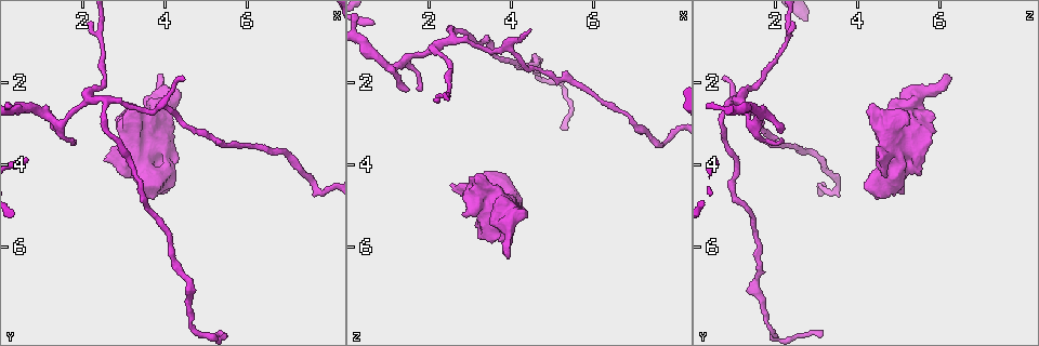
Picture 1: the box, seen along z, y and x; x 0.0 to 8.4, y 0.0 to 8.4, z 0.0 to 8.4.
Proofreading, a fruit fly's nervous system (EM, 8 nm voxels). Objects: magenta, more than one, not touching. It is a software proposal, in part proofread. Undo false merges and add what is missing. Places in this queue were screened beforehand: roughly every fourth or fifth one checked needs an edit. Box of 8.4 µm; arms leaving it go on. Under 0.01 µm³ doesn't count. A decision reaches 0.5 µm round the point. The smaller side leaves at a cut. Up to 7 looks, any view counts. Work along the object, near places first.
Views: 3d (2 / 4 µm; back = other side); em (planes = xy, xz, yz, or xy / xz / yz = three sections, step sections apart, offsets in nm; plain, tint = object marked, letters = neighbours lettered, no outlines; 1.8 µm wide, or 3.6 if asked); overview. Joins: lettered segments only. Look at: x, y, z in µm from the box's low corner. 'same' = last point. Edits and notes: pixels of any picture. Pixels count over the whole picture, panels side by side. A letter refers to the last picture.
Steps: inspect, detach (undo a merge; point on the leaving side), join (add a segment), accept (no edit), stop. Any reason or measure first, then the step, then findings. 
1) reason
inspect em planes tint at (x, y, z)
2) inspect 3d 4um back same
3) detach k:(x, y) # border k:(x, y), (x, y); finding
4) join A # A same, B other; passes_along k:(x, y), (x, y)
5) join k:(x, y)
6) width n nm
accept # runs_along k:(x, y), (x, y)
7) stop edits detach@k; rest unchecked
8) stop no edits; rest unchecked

stops while still wide
inspect em 3.6um planes letters at (3.75, 2.80, 5.90)

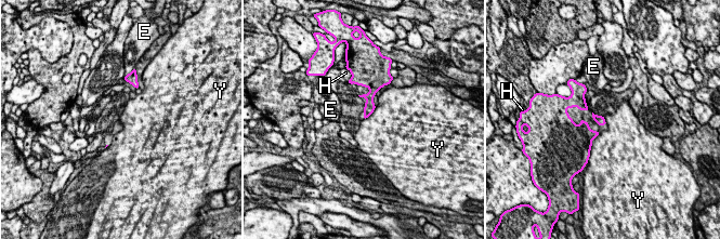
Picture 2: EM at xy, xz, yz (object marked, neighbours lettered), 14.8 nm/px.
accept # E other, H other, Y other; border 2:(600, 133), (592, 140), (589, 154); no lettered segment goes on from it

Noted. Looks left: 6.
four arms meet
inspect 3d 4um at (2.45, 2.40, 1.00)

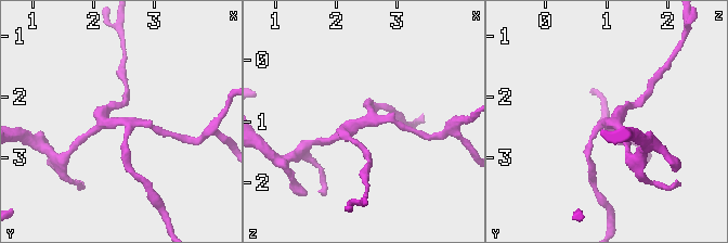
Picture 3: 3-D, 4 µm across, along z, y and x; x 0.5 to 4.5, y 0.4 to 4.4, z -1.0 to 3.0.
arms 4; need the tissue
inspect em 3.6um planes tint at (2.45, 2.45, 0.95)

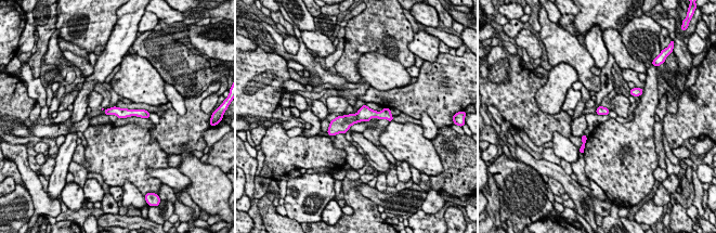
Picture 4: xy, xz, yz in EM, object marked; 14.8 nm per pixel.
see the neighbours
inspect em 3.6um planes letters same

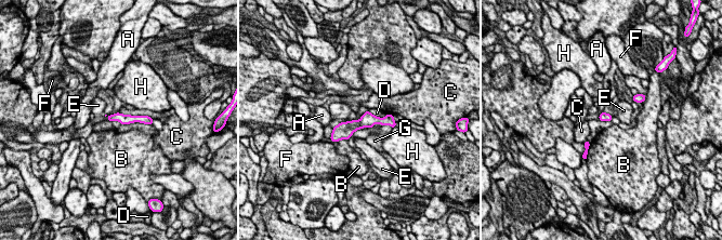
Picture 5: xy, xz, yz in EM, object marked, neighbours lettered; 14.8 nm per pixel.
width 130 nm
accept # A other, B other, C other, D other, E other, F other, G other, H other; runs_along 5:(391, 119), (367, 120), (333, 136); one neuron here

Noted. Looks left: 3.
thin neck
inspect 3d 4um at (4.65, 7.85, 1.75)

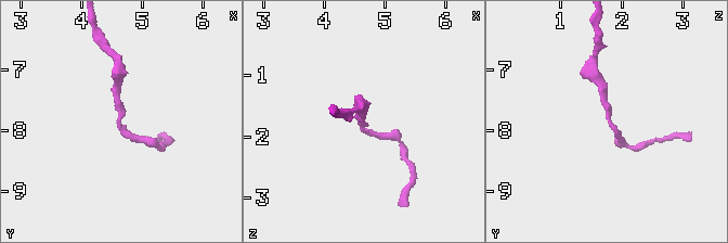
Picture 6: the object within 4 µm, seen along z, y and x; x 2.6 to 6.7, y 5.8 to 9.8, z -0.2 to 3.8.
inspect em xy step 16 tint at (4.65, 7.80, 1.75)

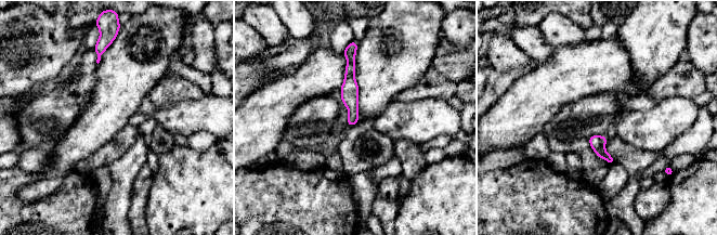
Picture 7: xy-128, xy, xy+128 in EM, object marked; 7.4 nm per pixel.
inspect em planes letters same

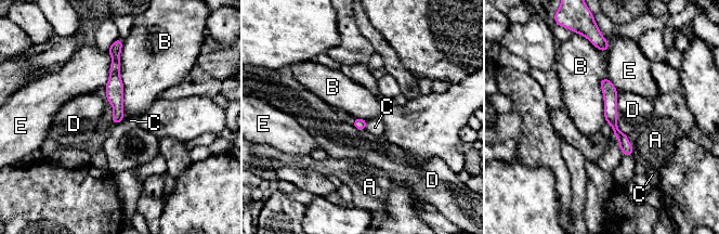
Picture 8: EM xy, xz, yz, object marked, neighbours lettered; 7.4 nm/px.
accept # A other, B other, C other, D other, E other; runs_along 8:(604, 81), (610, 117), (630, 152); one neuron here

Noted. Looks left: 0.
stop no edits; rest unchecked

